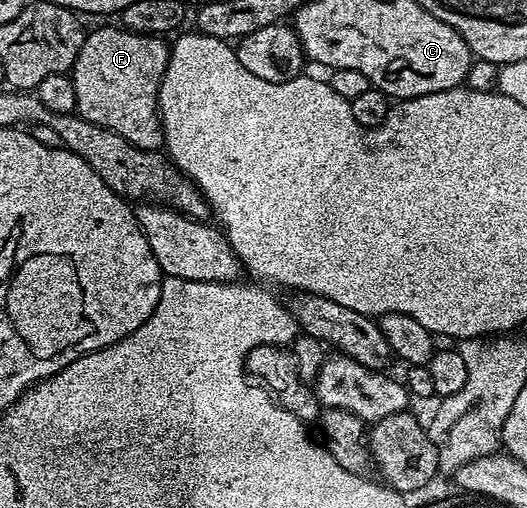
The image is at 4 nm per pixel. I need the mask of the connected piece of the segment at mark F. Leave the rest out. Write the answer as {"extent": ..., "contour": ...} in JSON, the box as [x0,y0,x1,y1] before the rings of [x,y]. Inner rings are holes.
{"extent":[71,26,169,152],"contour":[[[124,26],[117,28],[97,28],[88,33],[79,50],[79,58],[75,58],[71,69],[71,79],[75,86],[76,115],[87,118],[87,122],[95,122],[95,126],[103,126],[115,134],[119,134],[127,142],[148,152],[156,152],[165,143],[165,127],[161,125],[161,113],[157,110],[157,95],[163,74],[167,70],[169,53],[168,43],[159,36],[144,36],[138,32],[130,32]]]}

